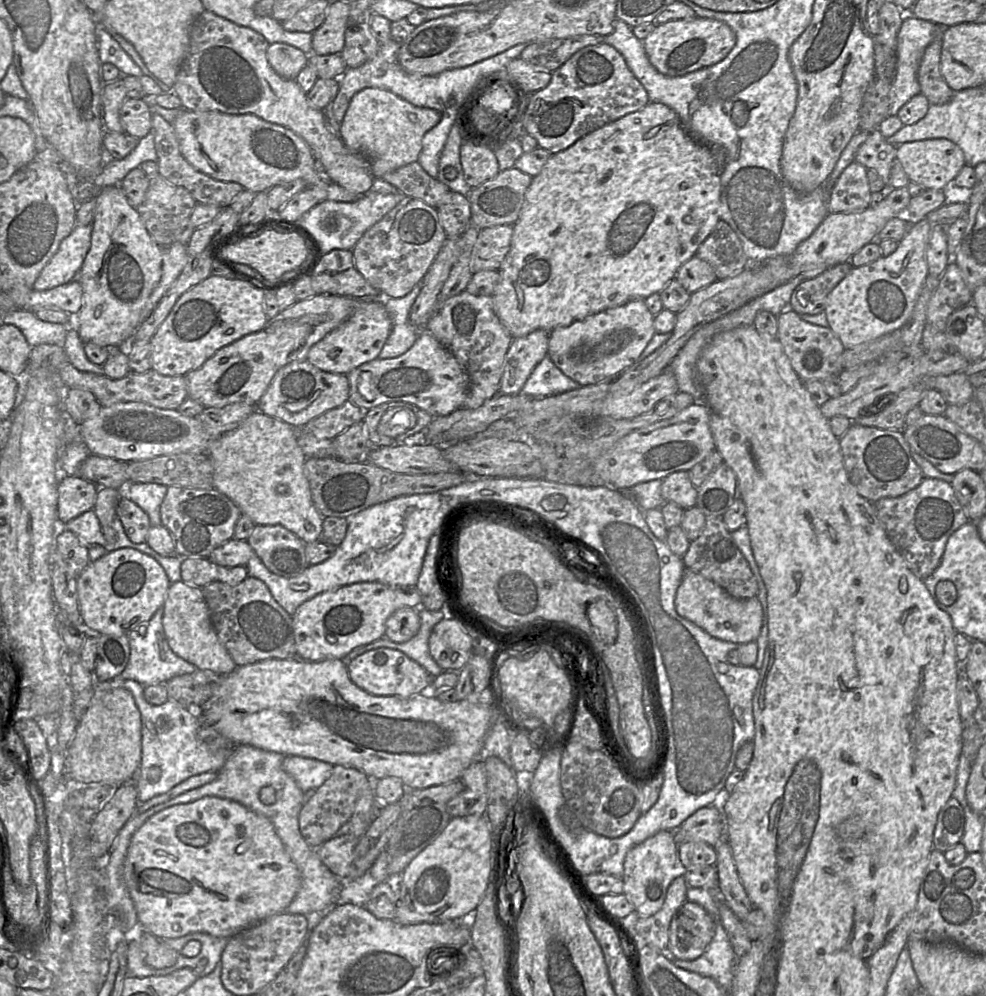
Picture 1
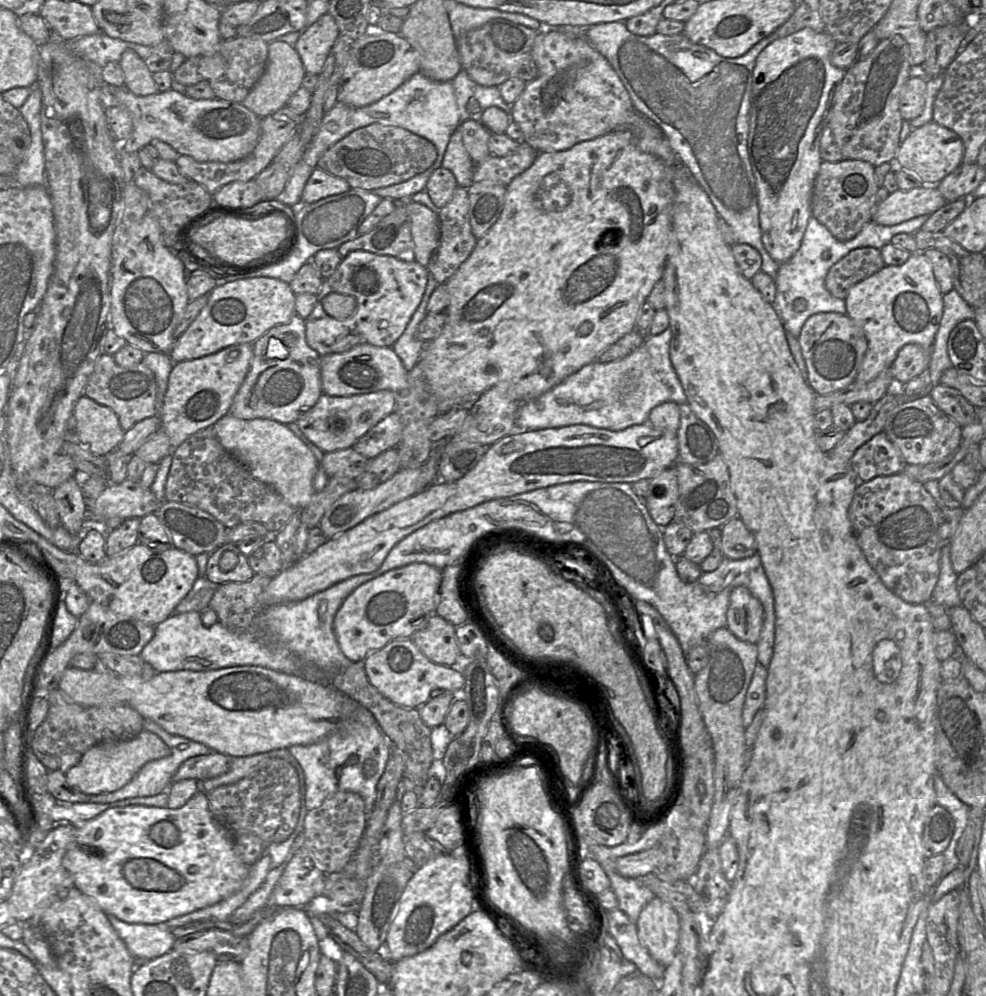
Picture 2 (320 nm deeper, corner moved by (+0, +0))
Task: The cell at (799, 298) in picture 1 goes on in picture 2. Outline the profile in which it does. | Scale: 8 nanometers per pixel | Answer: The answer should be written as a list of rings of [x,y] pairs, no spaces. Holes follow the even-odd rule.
[[[872,247],[856,248],[829,269],[825,288],[834,298],[844,300],[853,285],[875,274],[884,266],[880,250]]]

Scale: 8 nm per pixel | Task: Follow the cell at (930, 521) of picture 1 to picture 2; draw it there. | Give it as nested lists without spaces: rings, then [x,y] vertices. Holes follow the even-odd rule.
[[[905,473],[859,481],[855,489],[848,517],[857,543],[882,583],[907,603],[932,600],[943,547],[938,535],[941,513],[923,483]]]

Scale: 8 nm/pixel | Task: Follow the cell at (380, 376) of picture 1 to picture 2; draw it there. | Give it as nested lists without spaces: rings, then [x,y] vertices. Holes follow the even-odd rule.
[[[368,343],[358,344],[342,353],[321,356],[320,373],[323,394],[330,396],[351,396],[380,390],[400,394],[407,389],[409,383],[409,372],[392,347]]]

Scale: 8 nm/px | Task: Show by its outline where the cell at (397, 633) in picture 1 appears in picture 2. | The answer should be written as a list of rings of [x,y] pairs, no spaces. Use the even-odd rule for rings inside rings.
[[[434,613],[425,628],[413,633],[411,640],[429,660],[452,666],[461,654],[455,629],[453,624]]]

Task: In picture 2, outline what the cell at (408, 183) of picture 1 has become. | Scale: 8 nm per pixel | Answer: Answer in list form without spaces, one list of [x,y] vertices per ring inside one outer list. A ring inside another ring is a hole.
[[[373,123],[358,128],[328,148],[317,167],[343,178],[351,188],[374,190],[407,181],[426,171],[436,160],[435,145],[399,126]]]

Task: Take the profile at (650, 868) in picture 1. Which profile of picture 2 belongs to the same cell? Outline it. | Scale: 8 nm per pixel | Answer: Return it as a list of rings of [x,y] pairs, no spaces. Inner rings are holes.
[[[654,897],[636,922],[638,938],[658,963],[668,967],[678,952],[680,923],[678,913],[665,901]]]

